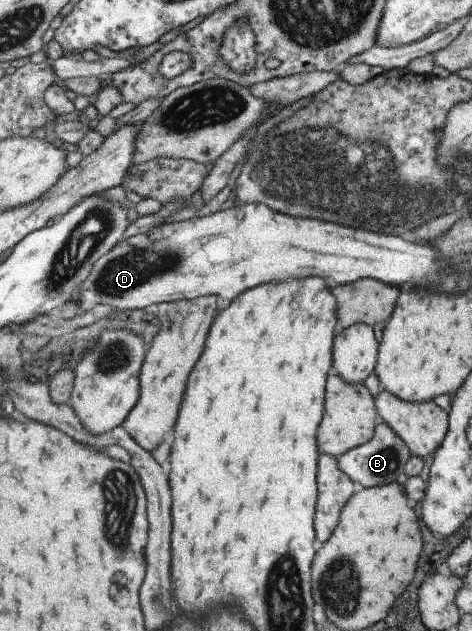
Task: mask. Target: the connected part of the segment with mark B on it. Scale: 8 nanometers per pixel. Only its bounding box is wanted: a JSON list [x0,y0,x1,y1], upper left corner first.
[337,421,410,488]

